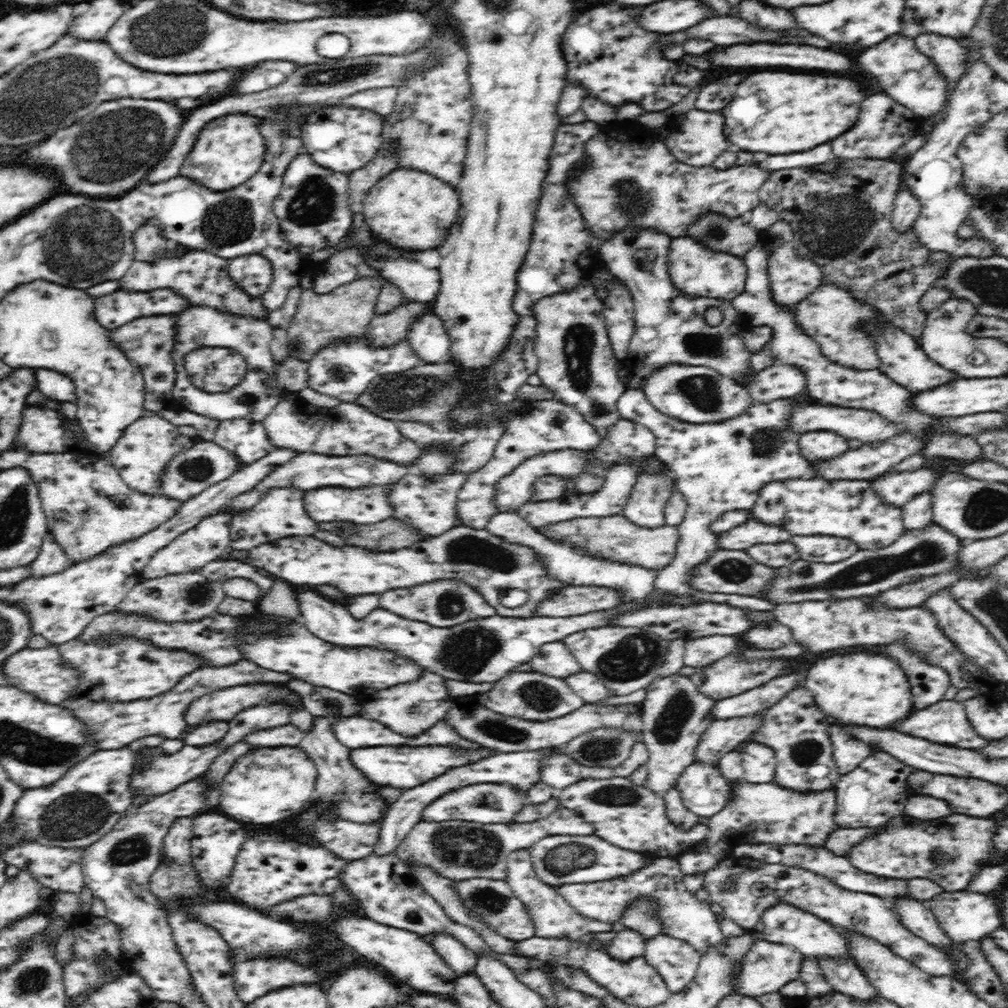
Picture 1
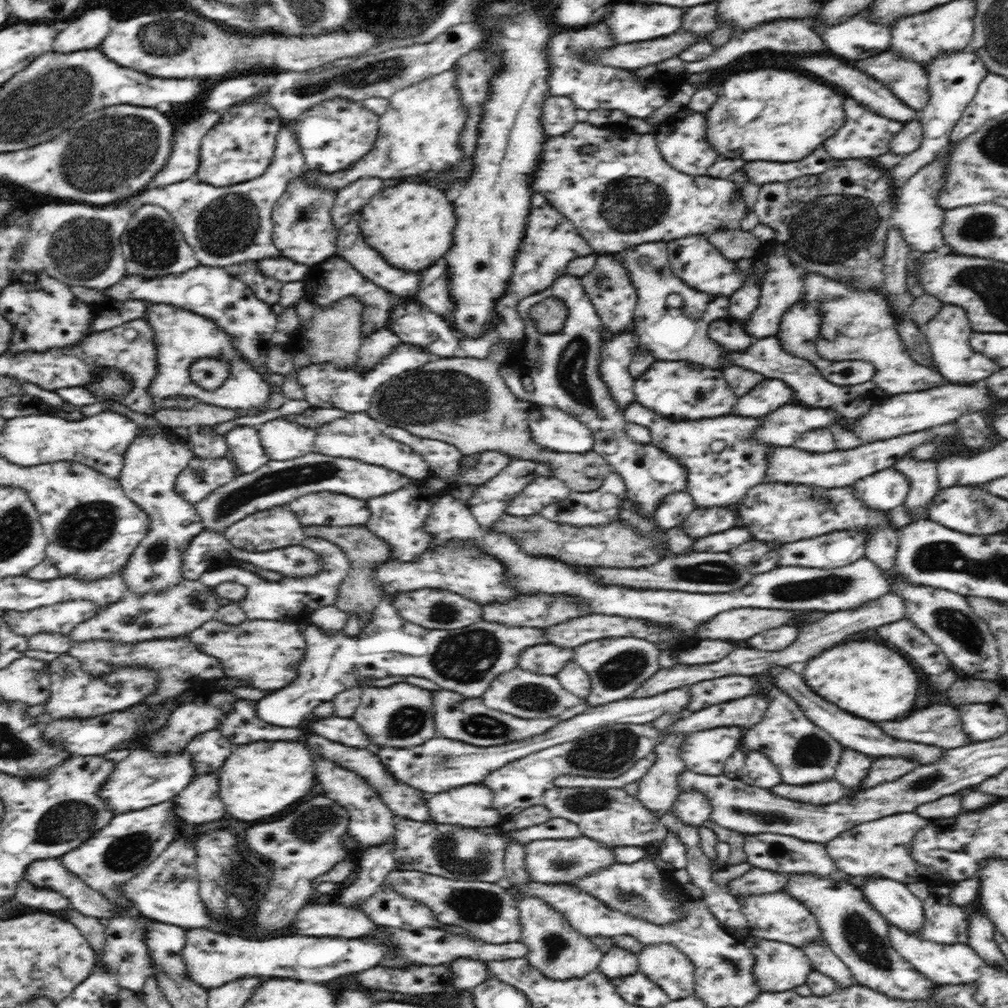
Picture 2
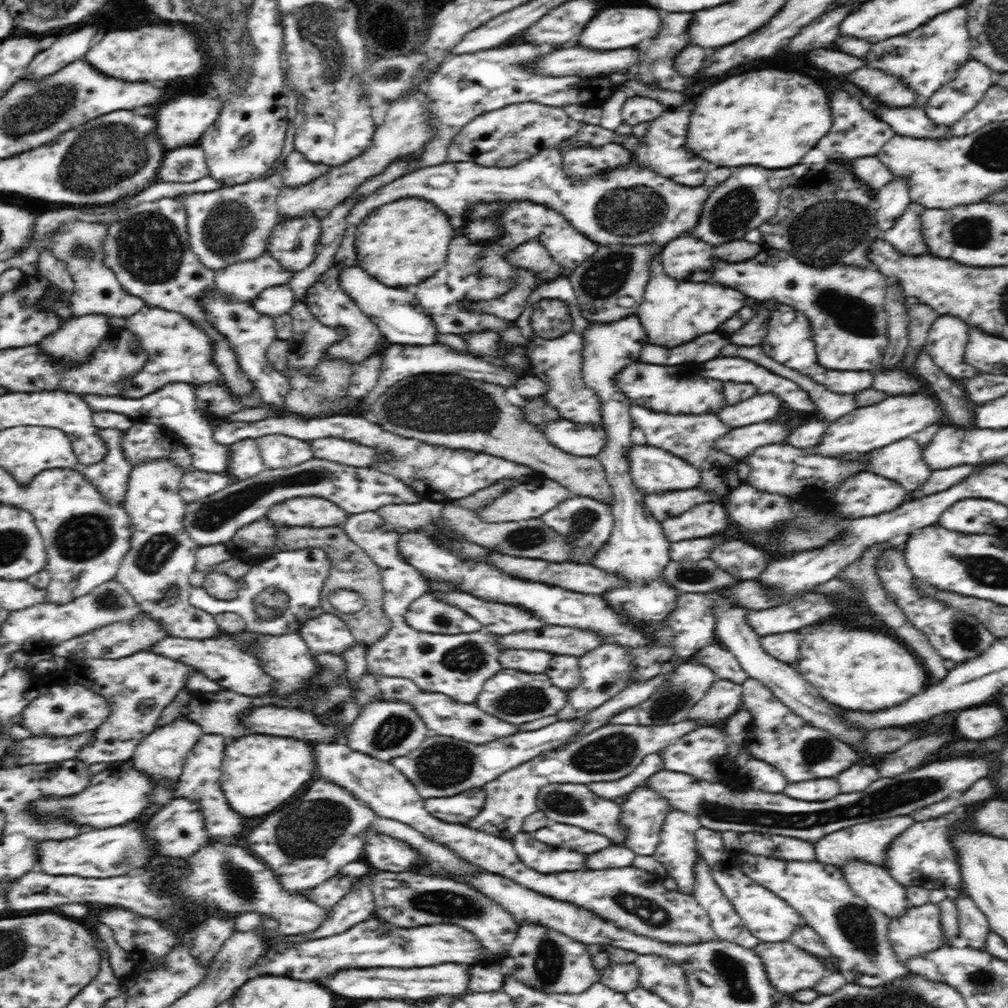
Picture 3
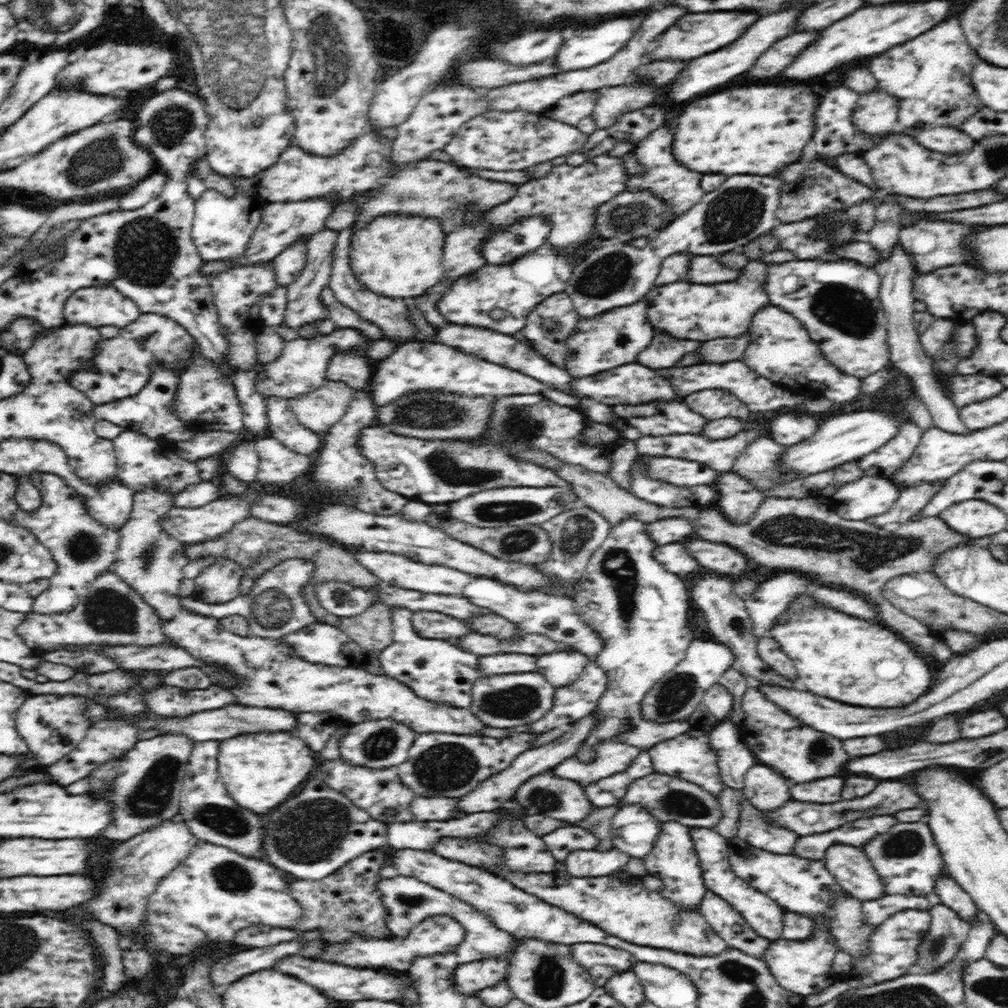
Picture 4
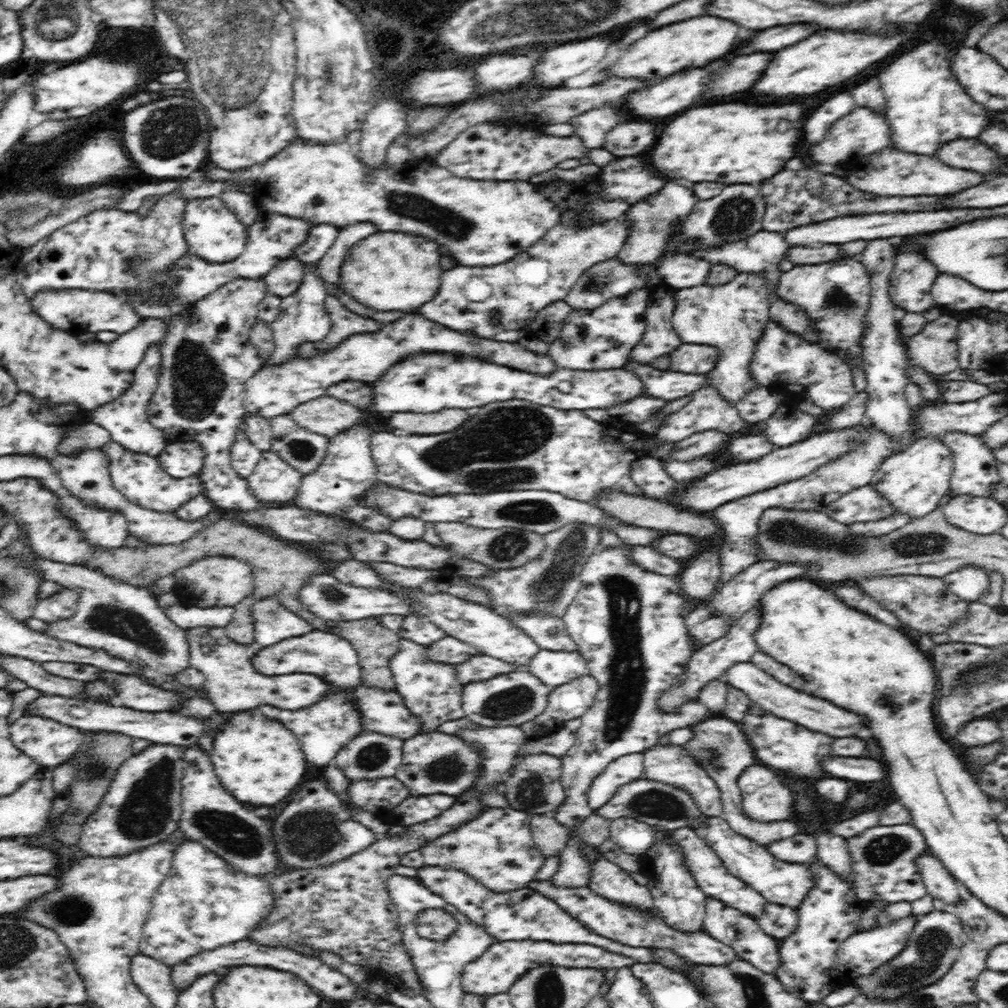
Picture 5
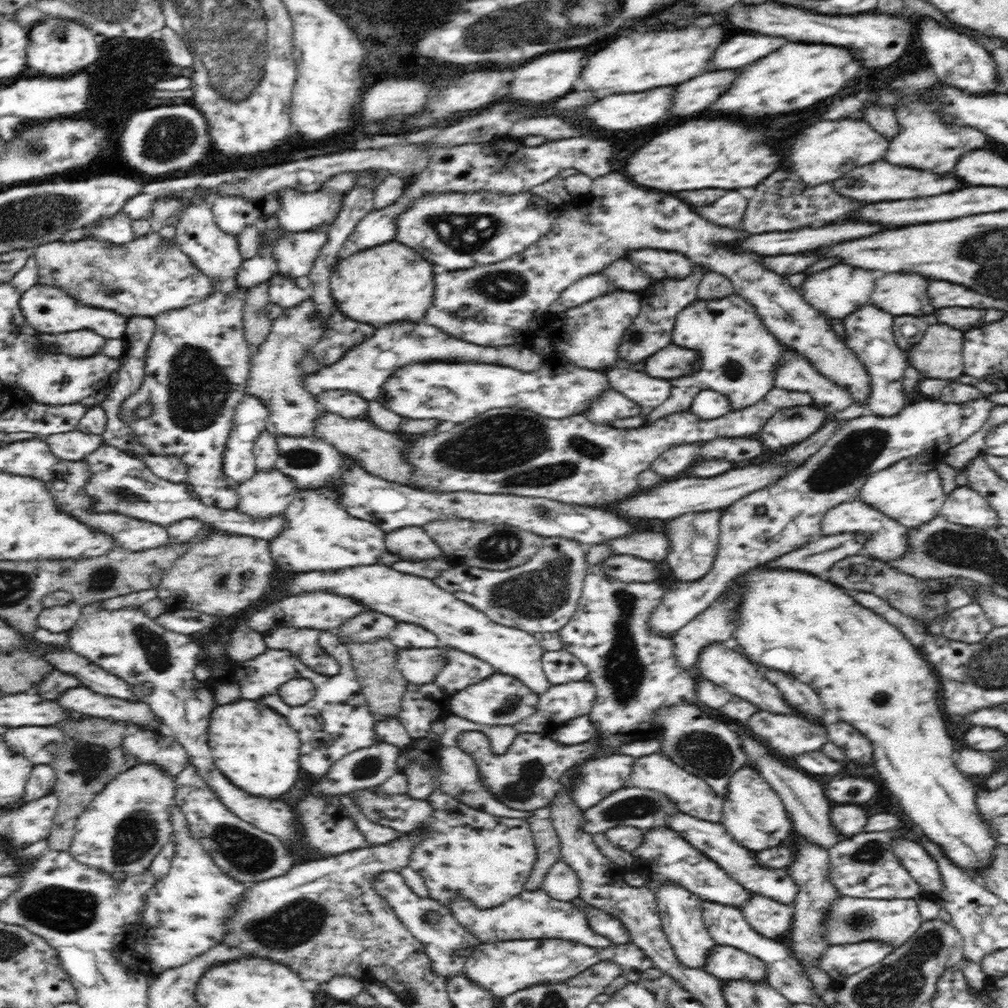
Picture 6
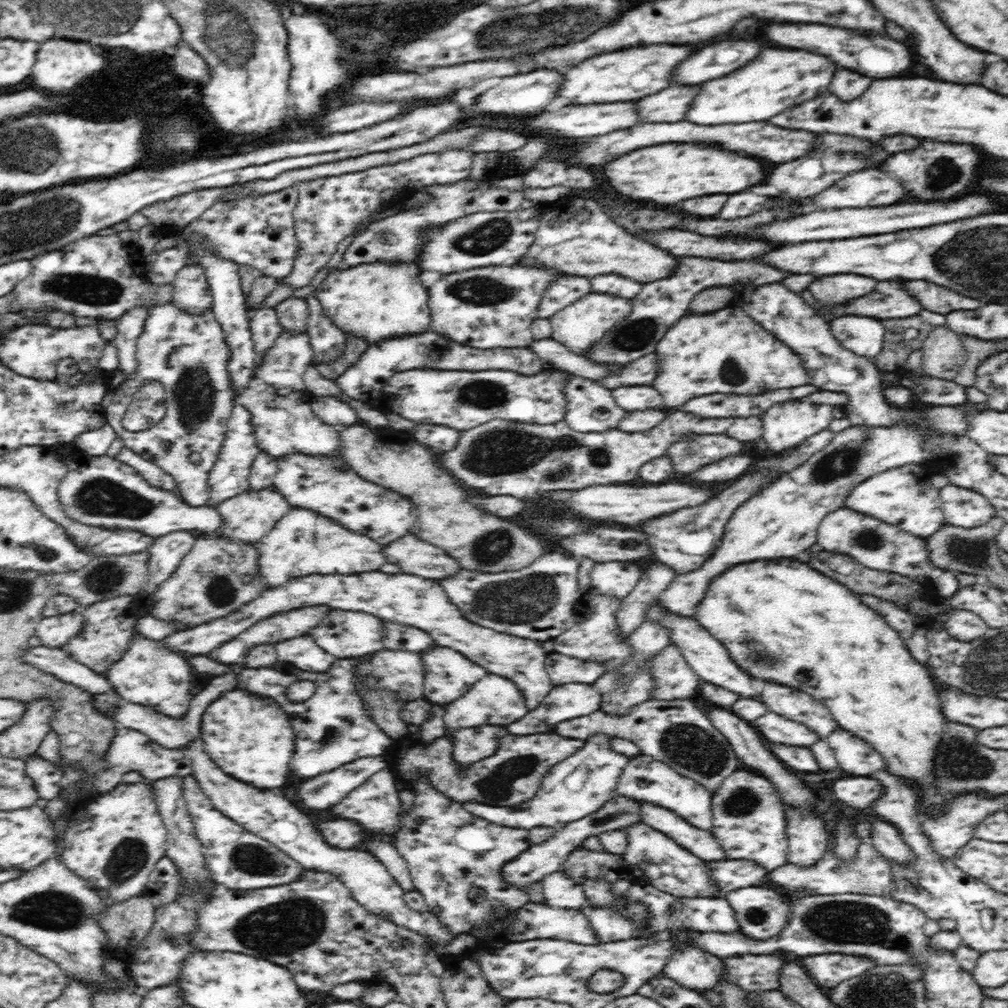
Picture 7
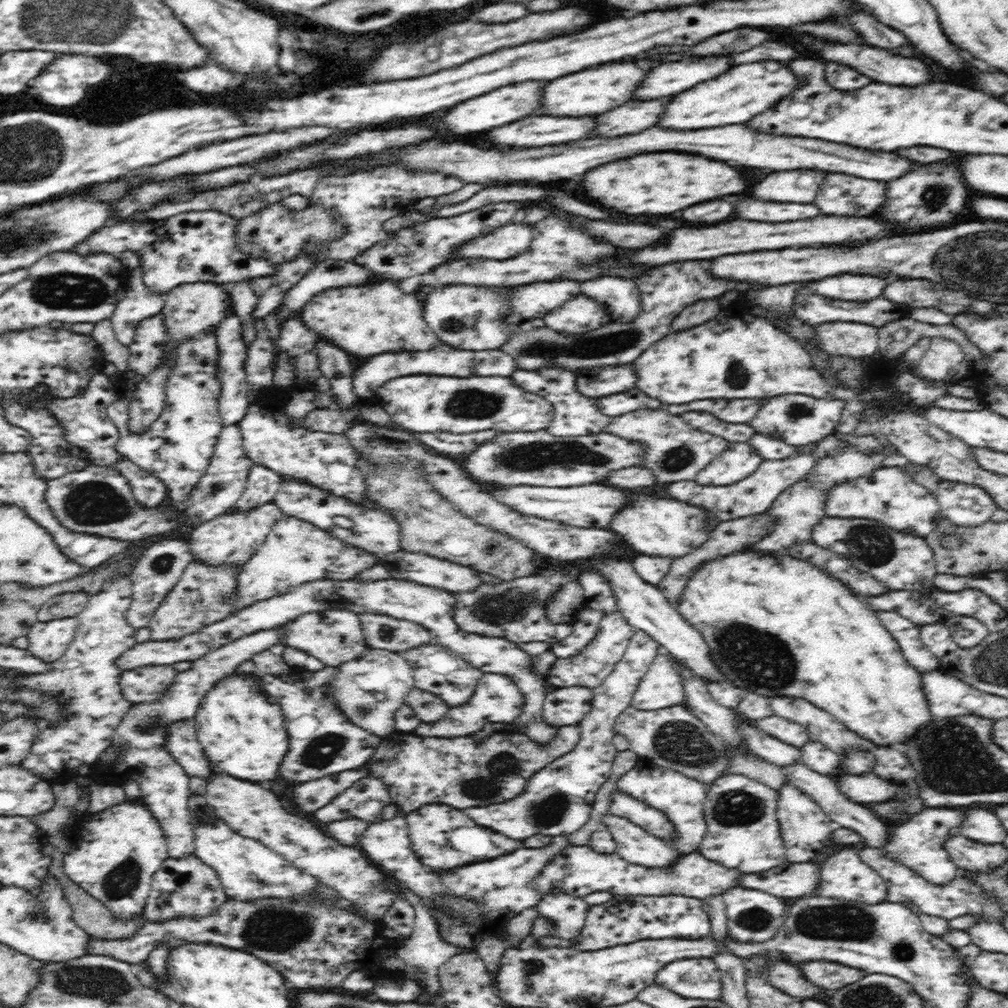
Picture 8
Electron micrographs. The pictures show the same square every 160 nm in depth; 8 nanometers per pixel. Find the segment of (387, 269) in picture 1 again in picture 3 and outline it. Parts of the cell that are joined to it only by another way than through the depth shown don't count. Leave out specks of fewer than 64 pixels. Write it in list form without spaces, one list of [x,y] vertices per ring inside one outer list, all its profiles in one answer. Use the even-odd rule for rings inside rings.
[[[582,124],[579,134],[576,137],[571,138],[570,141],[565,141],[552,149],[542,150],[538,155],[533,156],[529,160],[523,161],[521,164],[511,168],[495,168],[495,167],[482,167],[475,163],[458,163],[458,162],[444,162],[437,166],[430,166],[419,169],[418,171],[403,175],[400,178],[396,178],[374,190],[372,195],[364,198],[362,201],[358,201],[350,210],[350,214],[347,217],[347,227],[345,230],[344,238],[337,248],[336,260],[337,265],[356,265],[359,263],[357,260],[357,254],[355,254],[355,230],[356,227],[370,214],[370,212],[376,211],[376,208],[385,206],[386,204],[395,202],[401,199],[420,199],[426,200],[430,203],[434,203],[440,210],[444,210],[448,216],[456,216],[456,221],[461,218],[460,214],[466,214],[473,210],[475,205],[479,203],[510,203],[511,201],[531,201],[537,204],[545,205],[548,208],[552,208],[554,211],[558,211],[562,217],[568,219],[570,224],[576,228],[576,230],[582,232],[588,239],[598,243],[598,246],[606,246],[613,244],[630,244],[641,245],[658,243],[665,245],[667,242],[674,240],[675,238],[682,237],[689,234],[689,230],[694,228],[694,225],[698,222],[698,217],[701,215],[702,208],[704,208],[704,202],[706,198],[710,196],[710,190],[712,187],[702,186],[684,186],[679,182],[674,182],[665,176],[662,176],[652,169],[644,169],[638,165],[638,159],[636,159],[636,148],[640,146],[640,140],[642,138],[636,138],[633,134],[618,136],[615,132],[604,129],[600,125]],[[570,144],[586,144],[588,146],[604,146],[606,144],[620,144],[623,148],[626,148],[631,153],[631,162],[626,167],[619,167],[612,171],[606,172],[602,175],[592,176],[592,178],[586,178],[586,180],[576,181],[576,179],[570,179],[566,177],[563,170],[563,158],[562,149]]]

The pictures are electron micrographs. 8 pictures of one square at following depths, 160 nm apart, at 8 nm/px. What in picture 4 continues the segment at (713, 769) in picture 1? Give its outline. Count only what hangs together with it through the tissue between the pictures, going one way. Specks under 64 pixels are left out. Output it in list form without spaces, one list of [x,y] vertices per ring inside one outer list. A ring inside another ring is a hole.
[[[673,820],[662,823],[654,848],[643,858],[643,861],[647,874],[662,880],[662,887],[657,891],[658,895],[662,895],[686,910],[699,910],[700,902],[704,899],[707,888],[689,830],[690,827],[678,824]]]

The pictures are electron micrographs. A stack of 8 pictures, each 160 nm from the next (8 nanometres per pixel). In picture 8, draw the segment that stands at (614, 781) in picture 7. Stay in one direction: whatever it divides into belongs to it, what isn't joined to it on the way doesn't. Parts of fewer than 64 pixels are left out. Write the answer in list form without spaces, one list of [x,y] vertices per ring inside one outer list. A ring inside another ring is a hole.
[[[644,632],[632,635],[624,656],[614,670],[602,685],[592,689],[592,708],[578,724],[580,740],[574,750],[535,772],[521,795],[505,803],[466,808],[462,812],[466,812],[466,816],[470,816],[476,824],[492,828],[514,840],[526,840],[534,834],[568,836],[580,830],[588,822],[596,792],[610,776],[612,763],[618,754],[612,743],[614,722],[628,708],[642,678],[661,651],[660,644],[652,636]]]

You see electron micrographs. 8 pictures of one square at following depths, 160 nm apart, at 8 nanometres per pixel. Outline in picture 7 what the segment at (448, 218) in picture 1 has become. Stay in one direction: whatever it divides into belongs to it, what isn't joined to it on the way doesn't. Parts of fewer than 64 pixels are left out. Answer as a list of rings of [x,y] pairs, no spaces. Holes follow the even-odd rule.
[[[370,262],[334,270],[316,290],[323,313],[356,338],[376,344],[386,338],[422,334],[430,330],[428,288],[420,284],[420,268],[415,262]]]

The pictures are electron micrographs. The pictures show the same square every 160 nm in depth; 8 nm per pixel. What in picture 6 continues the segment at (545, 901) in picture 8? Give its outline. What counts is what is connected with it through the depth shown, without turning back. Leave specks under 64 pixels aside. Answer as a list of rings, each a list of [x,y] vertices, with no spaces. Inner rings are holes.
[[[560,860],[552,865],[550,872],[546,873],[544,880],[540,882],[540,888],[548,892],[554,900],[570,902],[580,895],[579,884],[579,878],[574,870],[569,864]]]

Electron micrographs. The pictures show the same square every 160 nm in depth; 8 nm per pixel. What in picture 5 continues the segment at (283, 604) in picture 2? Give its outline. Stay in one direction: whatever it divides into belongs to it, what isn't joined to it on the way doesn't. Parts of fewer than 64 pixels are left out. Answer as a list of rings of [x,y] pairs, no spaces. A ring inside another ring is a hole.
[[[275,596],[256,600],[252,607],[255,627],[255,643],[263,648],[292,636],[302,636],[315,629],[302,617],[279,604]],[[178,602],[166,610],[166,615],[172,623],[184,631],[199,627],[226,627],[234,616],[234,607],[208,607],[190,606]]]

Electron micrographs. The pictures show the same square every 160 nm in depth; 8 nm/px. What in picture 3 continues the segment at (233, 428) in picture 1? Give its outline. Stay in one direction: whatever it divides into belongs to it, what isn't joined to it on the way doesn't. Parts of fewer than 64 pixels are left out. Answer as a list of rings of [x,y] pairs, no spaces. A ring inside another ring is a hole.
[[[246,438],[238,440],[228,446],[231,452],[228,463],[228,472],[239,480],[246,480],[264,472],[267,468],[263,463],[256,439]]]

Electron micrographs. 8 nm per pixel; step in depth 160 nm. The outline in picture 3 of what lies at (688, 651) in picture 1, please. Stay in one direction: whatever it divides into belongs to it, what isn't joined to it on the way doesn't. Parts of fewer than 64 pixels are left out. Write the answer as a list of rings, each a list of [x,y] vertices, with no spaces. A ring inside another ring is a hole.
[[[716,642],[696,652],[692,657],[684,658],[684,661],[688,659],[702,663],[715,672],[716,679],[730,680],[742,685],[749,680],[749,677],[735,657]]]

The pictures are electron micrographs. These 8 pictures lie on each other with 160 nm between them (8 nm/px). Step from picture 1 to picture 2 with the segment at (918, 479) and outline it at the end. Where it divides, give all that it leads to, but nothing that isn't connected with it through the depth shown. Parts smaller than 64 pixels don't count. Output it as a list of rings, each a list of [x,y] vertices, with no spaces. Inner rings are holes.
[[[890,468],[857,480],[853,487],[857,497],[868,508],[887,512],[906,502],[909,480],[901,472]]]

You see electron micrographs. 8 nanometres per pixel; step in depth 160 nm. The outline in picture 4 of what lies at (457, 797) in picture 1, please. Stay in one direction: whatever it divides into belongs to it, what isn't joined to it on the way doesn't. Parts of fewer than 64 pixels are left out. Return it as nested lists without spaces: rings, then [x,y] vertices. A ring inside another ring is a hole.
[[[418,796],[410,803],[414,821],[446,821],[457,818],[457,799],[445,796]]]

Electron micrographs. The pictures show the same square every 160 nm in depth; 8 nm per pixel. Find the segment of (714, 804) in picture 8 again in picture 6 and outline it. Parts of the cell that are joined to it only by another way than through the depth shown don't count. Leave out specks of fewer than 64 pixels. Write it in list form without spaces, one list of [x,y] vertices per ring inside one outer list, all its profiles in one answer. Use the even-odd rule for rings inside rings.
[[[746,766],[730,777],[727,793],[723,796],[723,811],[719,823],[744,848],[760,852],[764,848],[780,846],[792,832],[789,812],[774,789],[758,774]]]

